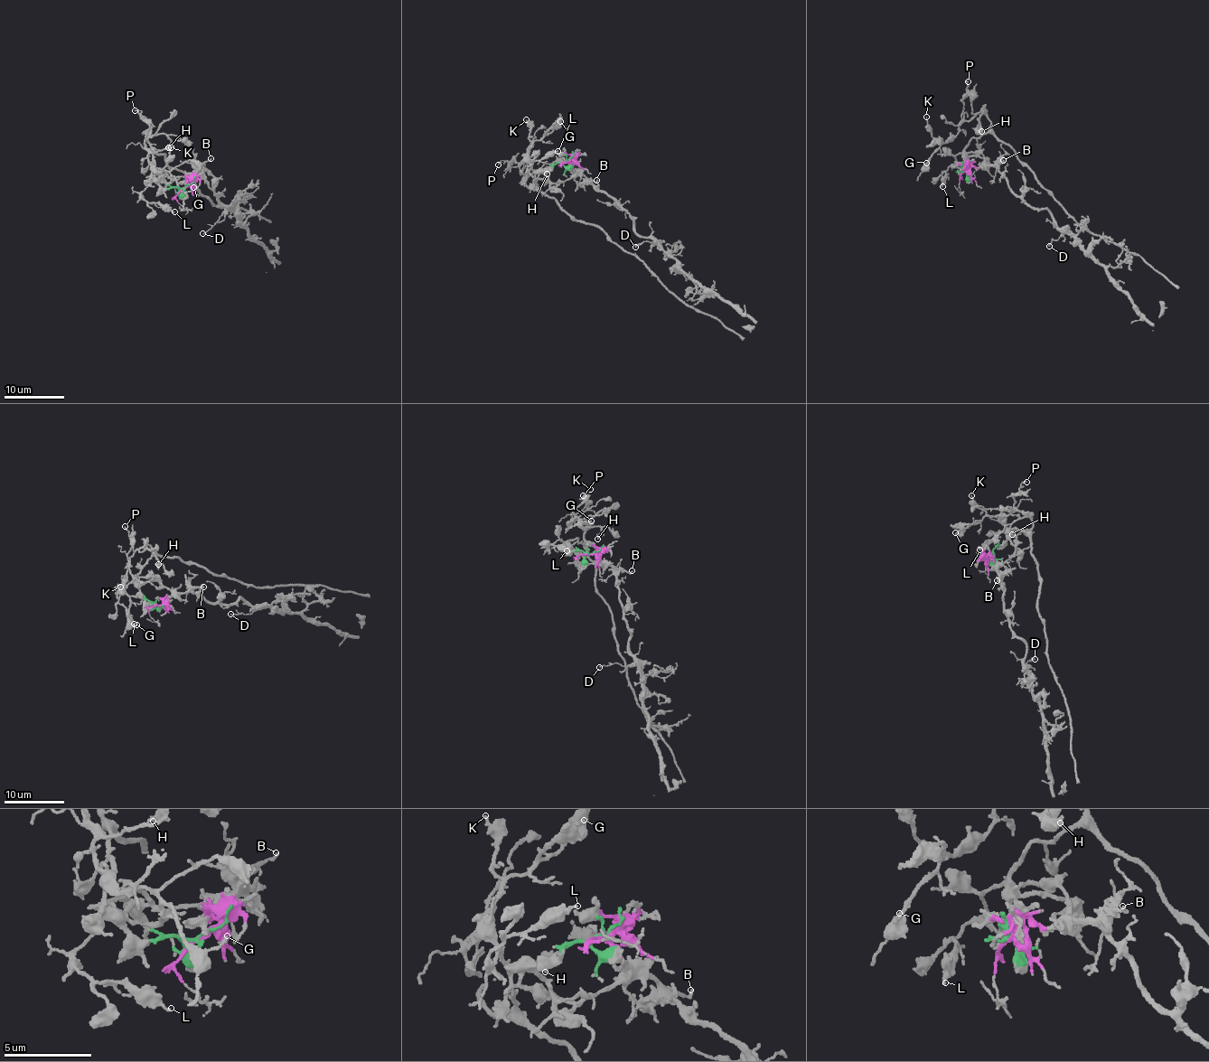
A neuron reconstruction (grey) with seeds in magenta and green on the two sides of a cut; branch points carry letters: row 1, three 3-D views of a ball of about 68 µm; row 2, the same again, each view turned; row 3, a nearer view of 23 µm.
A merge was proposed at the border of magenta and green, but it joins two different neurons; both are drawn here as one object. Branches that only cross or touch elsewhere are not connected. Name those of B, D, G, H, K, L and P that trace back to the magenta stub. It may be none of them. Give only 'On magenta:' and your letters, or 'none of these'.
On magenta: B, D

